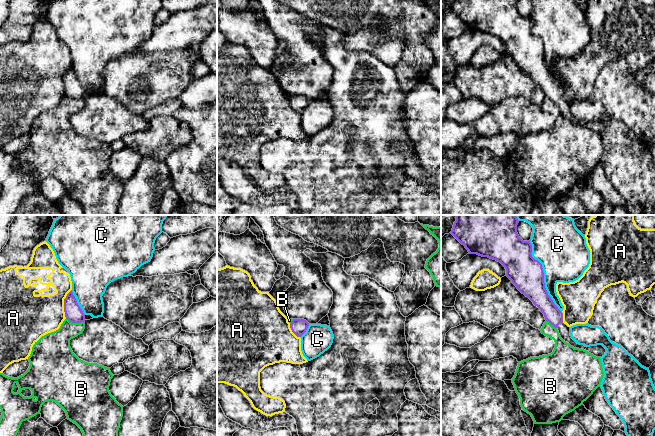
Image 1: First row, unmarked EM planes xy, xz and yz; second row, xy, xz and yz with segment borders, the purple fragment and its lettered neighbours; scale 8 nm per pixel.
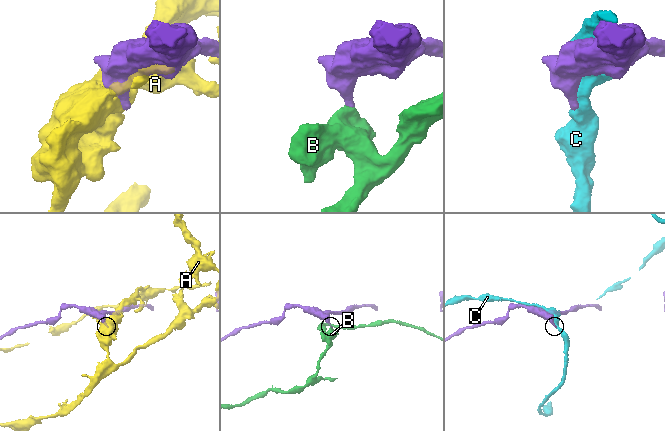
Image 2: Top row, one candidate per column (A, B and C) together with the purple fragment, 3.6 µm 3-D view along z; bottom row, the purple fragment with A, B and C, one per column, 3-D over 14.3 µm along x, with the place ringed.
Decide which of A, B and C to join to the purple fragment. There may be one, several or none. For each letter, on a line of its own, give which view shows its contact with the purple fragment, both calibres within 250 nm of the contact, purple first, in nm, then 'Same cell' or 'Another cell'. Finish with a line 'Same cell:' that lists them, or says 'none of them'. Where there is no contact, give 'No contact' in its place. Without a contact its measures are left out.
A: Touches purple in xy. Thickness 140 nm (purple) against 340 nm. Another cell
B: Touches purple in xy. Thickness 140 nm (purple) against 240 nm. Another cell
C: Touches purple in yz. Thickness 280 nm (purple) against 400 nm. Another cell
Same cell: none of them

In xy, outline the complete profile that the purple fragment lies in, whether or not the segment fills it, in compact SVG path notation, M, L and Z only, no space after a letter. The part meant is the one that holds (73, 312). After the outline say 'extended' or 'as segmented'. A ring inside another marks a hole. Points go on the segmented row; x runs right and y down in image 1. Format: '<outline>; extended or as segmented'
M72 290L64 299L64 312L66 319L68 319L72 323L81 323L85 321L85 314L78 305Z; as segmented

